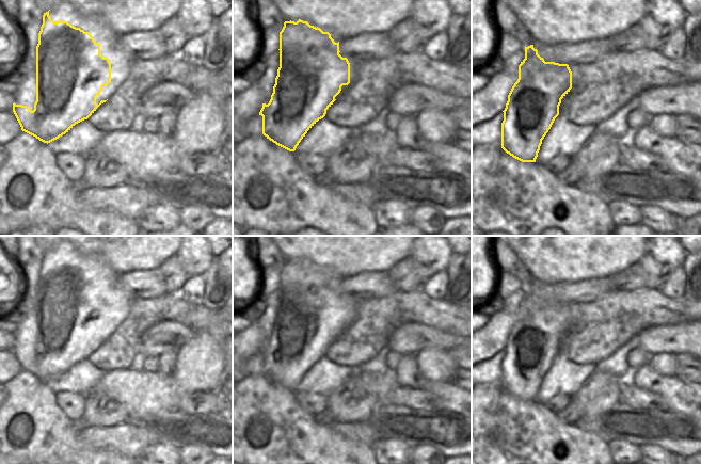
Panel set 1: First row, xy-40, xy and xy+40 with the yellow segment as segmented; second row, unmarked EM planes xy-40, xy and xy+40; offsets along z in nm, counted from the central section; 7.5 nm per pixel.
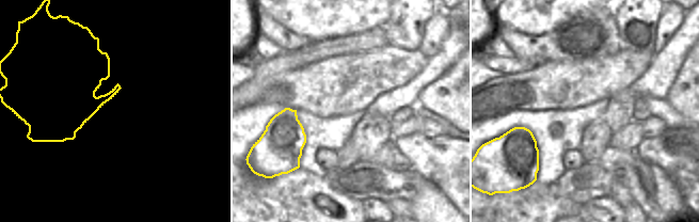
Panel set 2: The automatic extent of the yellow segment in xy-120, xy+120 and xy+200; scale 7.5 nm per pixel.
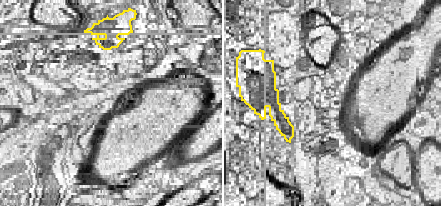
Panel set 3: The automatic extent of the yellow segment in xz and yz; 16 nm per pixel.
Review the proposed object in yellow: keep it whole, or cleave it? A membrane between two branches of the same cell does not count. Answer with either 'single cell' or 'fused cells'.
single cell

